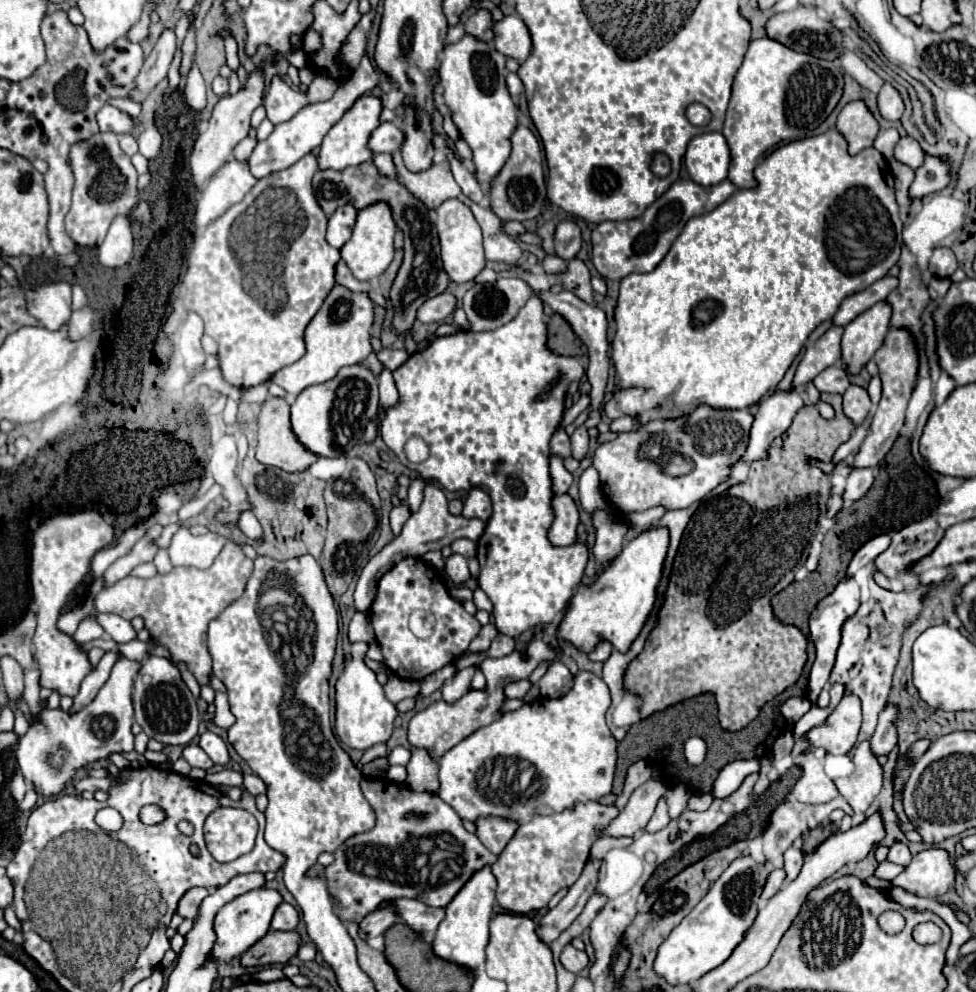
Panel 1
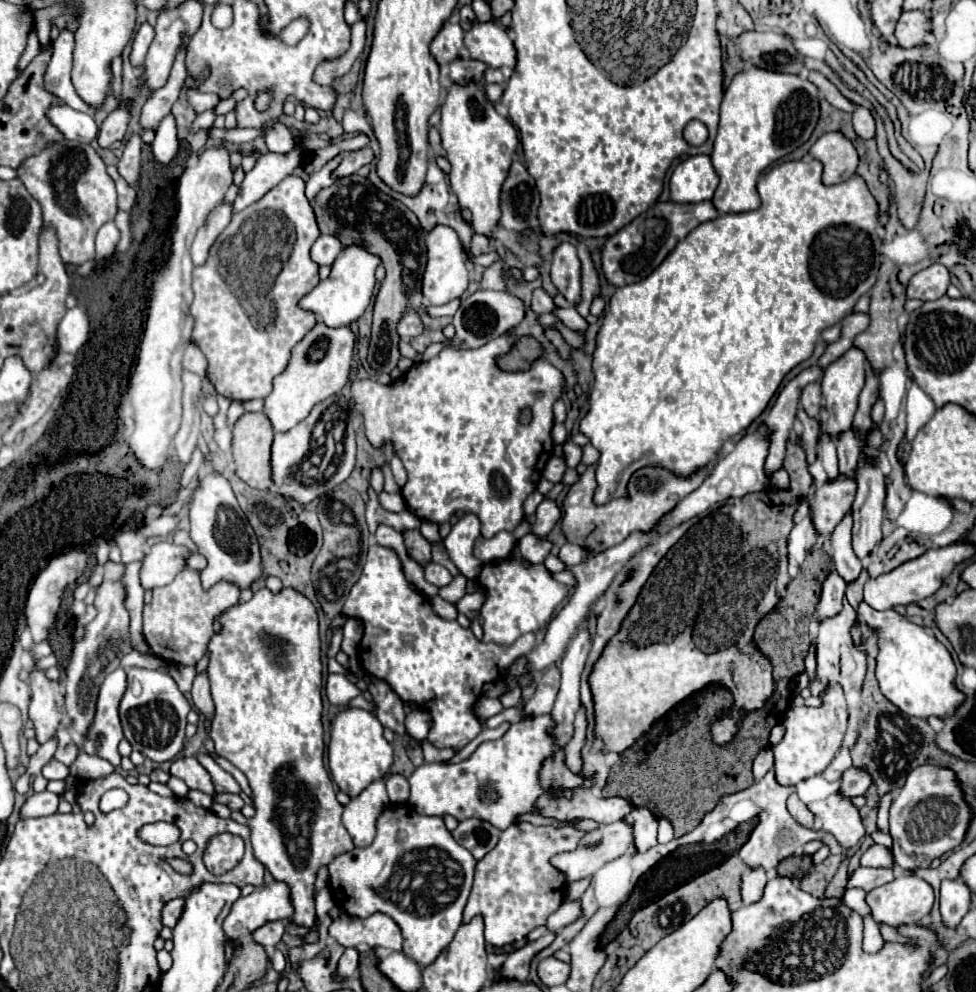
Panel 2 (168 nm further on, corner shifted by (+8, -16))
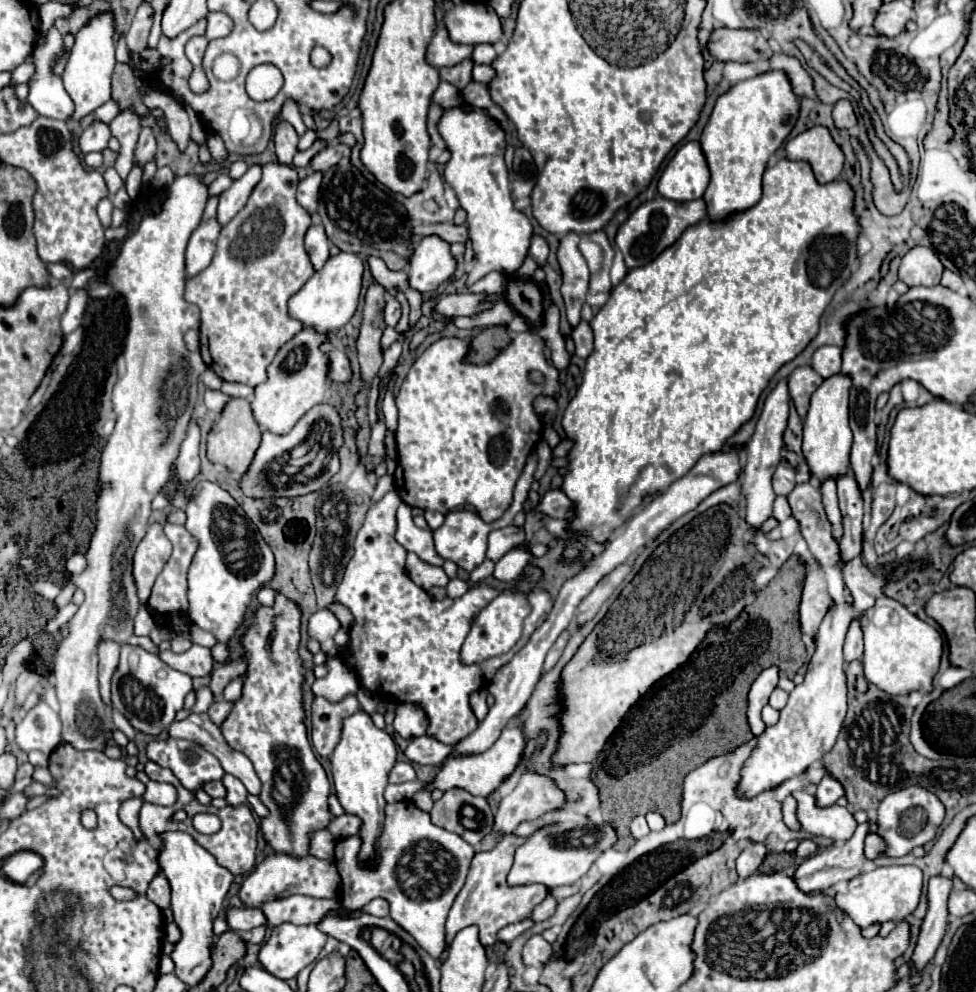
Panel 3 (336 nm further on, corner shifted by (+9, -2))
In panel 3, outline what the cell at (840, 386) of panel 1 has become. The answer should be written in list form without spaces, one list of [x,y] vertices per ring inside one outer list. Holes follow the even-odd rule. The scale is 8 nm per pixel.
[[[800,366],[788,376],[788,390],[790,390],[790,396],[796,404],[796,410],[798,410],[800,418],[806,416],[810,396],[820,386],[822,380],[824,378],[820,374],[816,374],[812,366]]]

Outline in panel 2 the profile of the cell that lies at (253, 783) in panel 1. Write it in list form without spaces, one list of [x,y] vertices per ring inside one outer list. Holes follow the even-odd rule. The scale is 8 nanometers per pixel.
[[[215,794],[213,802],[219,802],[219,804],[225,804],[227,808],[231,810],[241,810],[243,808],[243,798],[237,796],[237,794]]]

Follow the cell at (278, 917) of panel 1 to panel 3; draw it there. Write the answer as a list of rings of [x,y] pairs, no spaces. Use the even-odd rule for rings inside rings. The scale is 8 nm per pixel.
[[[228,906],[228,926],[230,930],[238,932],[248,932],[258,926],[268,926],[268,918],[260,908],[232,908]]]

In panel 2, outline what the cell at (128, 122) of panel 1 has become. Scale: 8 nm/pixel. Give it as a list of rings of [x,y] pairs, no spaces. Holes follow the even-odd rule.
[[[51,104],[47,110],[47,118],[67,140],[89,144],[97,138],[99,128],[93,116],[85,112],[77,112],[67,104]]]

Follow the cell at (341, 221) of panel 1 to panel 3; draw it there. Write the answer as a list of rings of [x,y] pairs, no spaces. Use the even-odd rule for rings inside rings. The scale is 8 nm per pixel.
[[[312,224],[306,232],[306,252],[314,264],[316,270],[324,266],[324,262],[330,256],[330,240],[326,236],[326,230],[322,224]]]

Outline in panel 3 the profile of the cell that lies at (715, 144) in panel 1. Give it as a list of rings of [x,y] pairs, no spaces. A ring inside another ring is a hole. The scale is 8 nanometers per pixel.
[[[686,142],[664,168],[658,180],[658,192],[664,198],[686,202],[704,194],[710,182],[708,162],[698,142]]]

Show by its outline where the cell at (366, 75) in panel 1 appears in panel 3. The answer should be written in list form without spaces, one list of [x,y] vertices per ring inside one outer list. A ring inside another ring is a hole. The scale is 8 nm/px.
[[[252,164],[242,178],[238,178],[226,192],[220,194],[220,204],[218,204],[216,218],[222,226],[228,220],[232,220],[244,208],[244,202],[250,198],[252,190],[260,182],[260,178],[262,178],[262,166]]]

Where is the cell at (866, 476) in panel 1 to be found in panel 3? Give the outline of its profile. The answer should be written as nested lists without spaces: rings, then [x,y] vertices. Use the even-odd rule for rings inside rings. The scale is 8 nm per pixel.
[[[880,596],[874,608],[862,614],[864,632],[864,674],[880,690],[894,696],[908,696],[914,690],[932,692],[934,676],[944,654],[944,640],[940,632],[912,614],[904,604]]]

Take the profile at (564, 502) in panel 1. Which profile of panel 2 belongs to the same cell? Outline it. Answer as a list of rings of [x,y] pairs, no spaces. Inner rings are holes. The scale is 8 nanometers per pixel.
[[[527,534],[519,540],[517,548],[519,548],[519,554],[525,560],[529,560],[533,564],[541,564],[545,560],[545,556],[549,554],[549,550],[551,550],[551,542],[547,538],[537,538],[533,534]]]

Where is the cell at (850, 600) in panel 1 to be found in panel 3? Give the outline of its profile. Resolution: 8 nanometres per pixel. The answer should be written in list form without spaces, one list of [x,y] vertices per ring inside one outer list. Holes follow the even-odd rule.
[[[810,482],[798,484],[788,494],[788,502],[792,506],[792,514],[800,522],[802,536],[820,566],[836,566],[840,558],[840,548],[832,536],[832,524],[826,516],[820,488],[810,486]]]

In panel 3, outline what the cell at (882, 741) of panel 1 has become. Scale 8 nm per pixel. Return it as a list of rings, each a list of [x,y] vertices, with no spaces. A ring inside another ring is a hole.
[[[826,774],[820,784],[818,784],[818,790],[816,790],[816,798],[820,802],[820,806],[830,806],[834,804],[840,796],[844,796],[844,786],[832,776],[832,774]]]

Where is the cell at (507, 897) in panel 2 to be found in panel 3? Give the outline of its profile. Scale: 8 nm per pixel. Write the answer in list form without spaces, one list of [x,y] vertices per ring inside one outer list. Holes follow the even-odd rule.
[[[504,834],[496,842],[492,850],[476,852],[472,858],[472,866],[466,878],[464,888],[454,900],[454,906],[446,920],[446,942],[450,944],[454,934],[470,924],[476,924],[480,928],[480,942],[484,946],[490,946],[496,942],[496,934],[514,922],[520,922],[524,918],[530,918],[532,910],[550,894],[550,890],[544,884],[526,884],[526,886],[510,886],[506,882],[508,870],[512,868],[514,852],[518,846],[522,846],[528,838],[516,836],[516,834]]]

